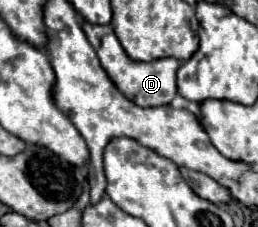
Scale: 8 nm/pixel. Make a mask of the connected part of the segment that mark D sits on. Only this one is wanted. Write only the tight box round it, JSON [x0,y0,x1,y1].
[82,23,180,107]

